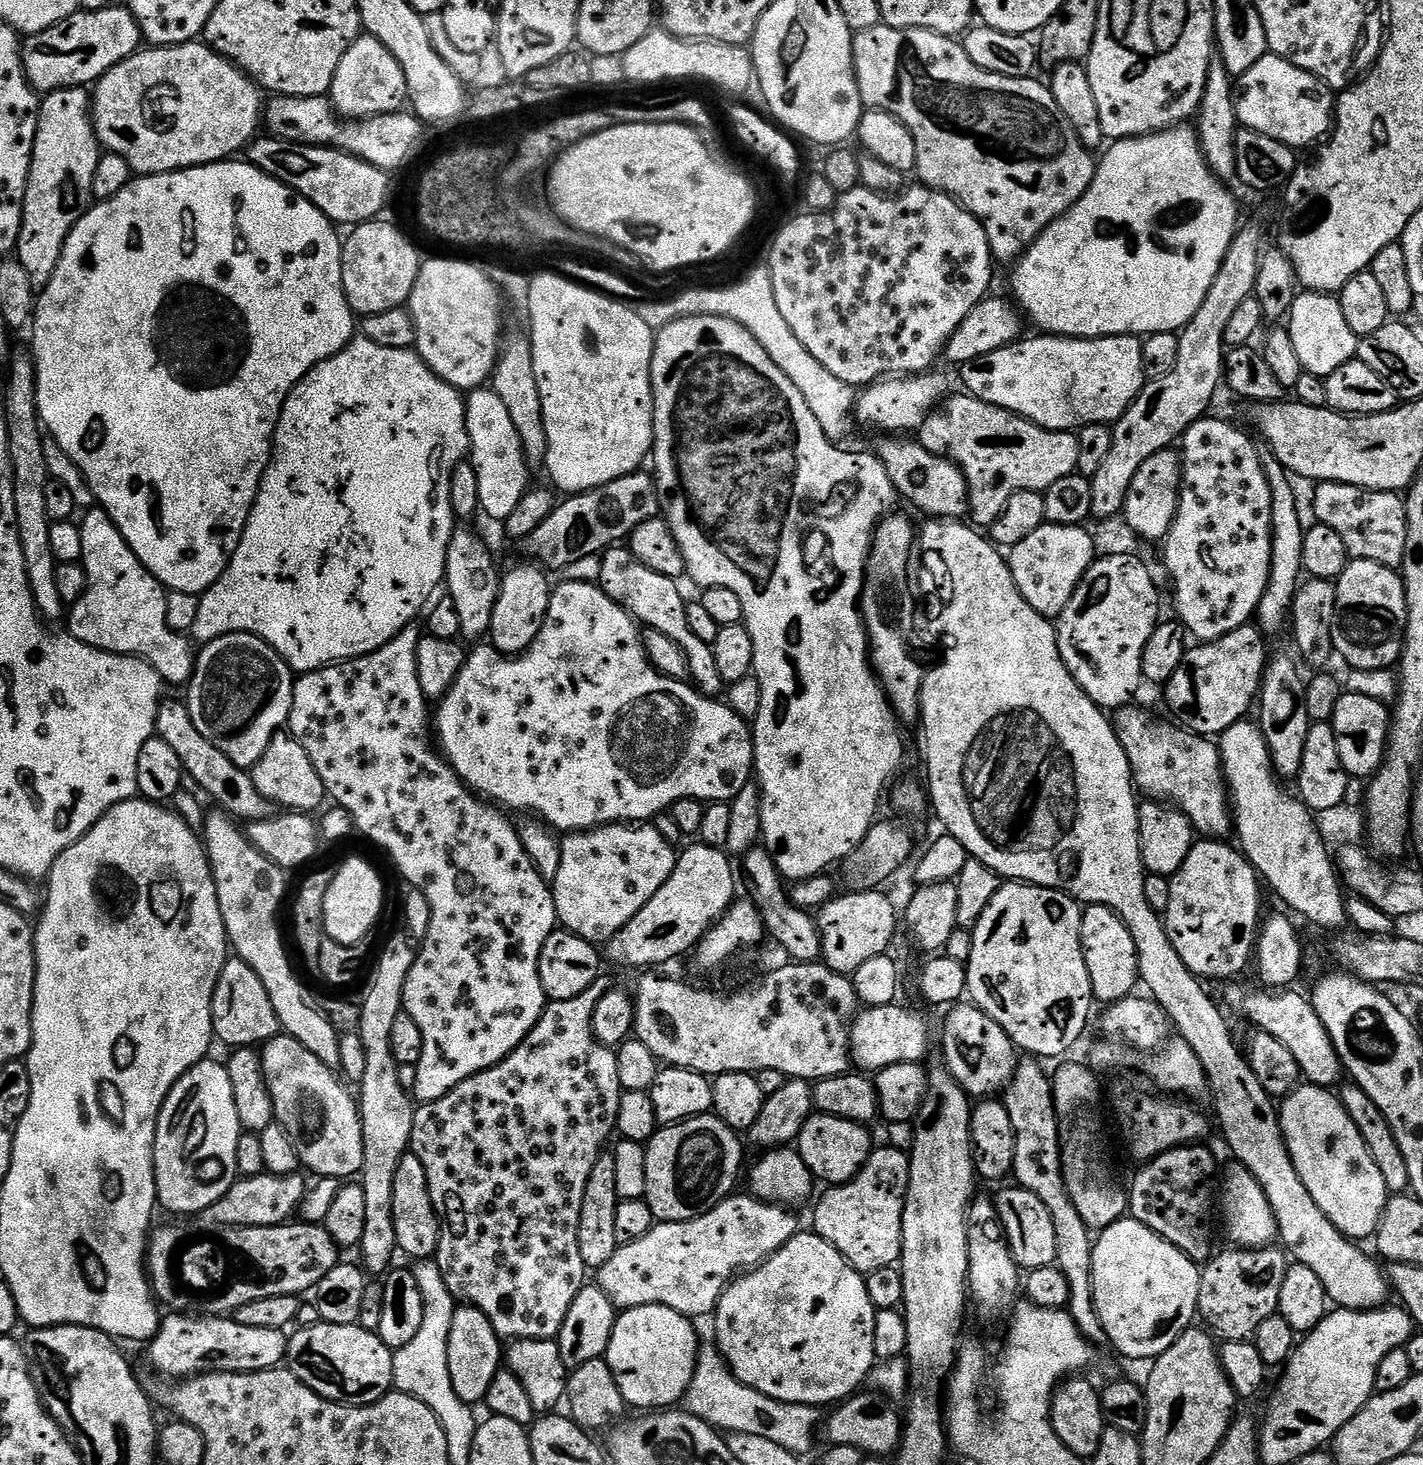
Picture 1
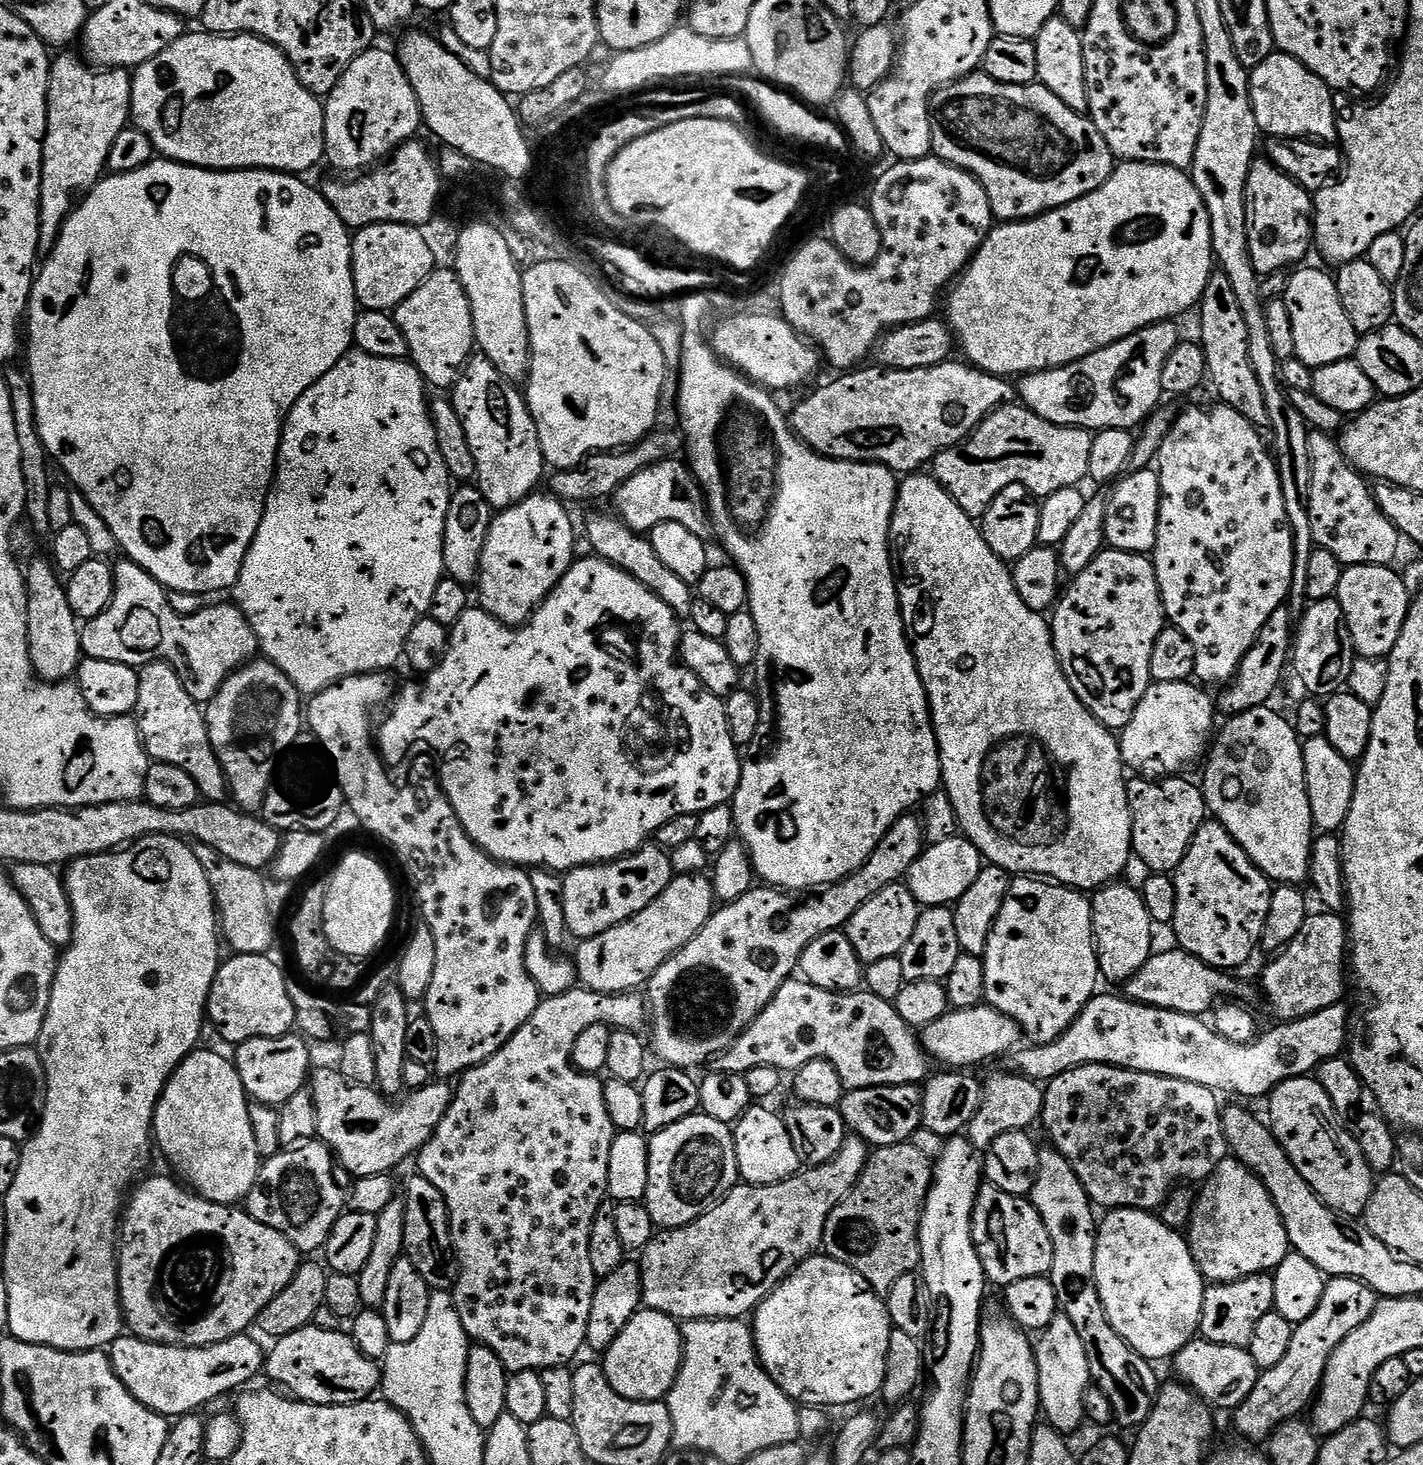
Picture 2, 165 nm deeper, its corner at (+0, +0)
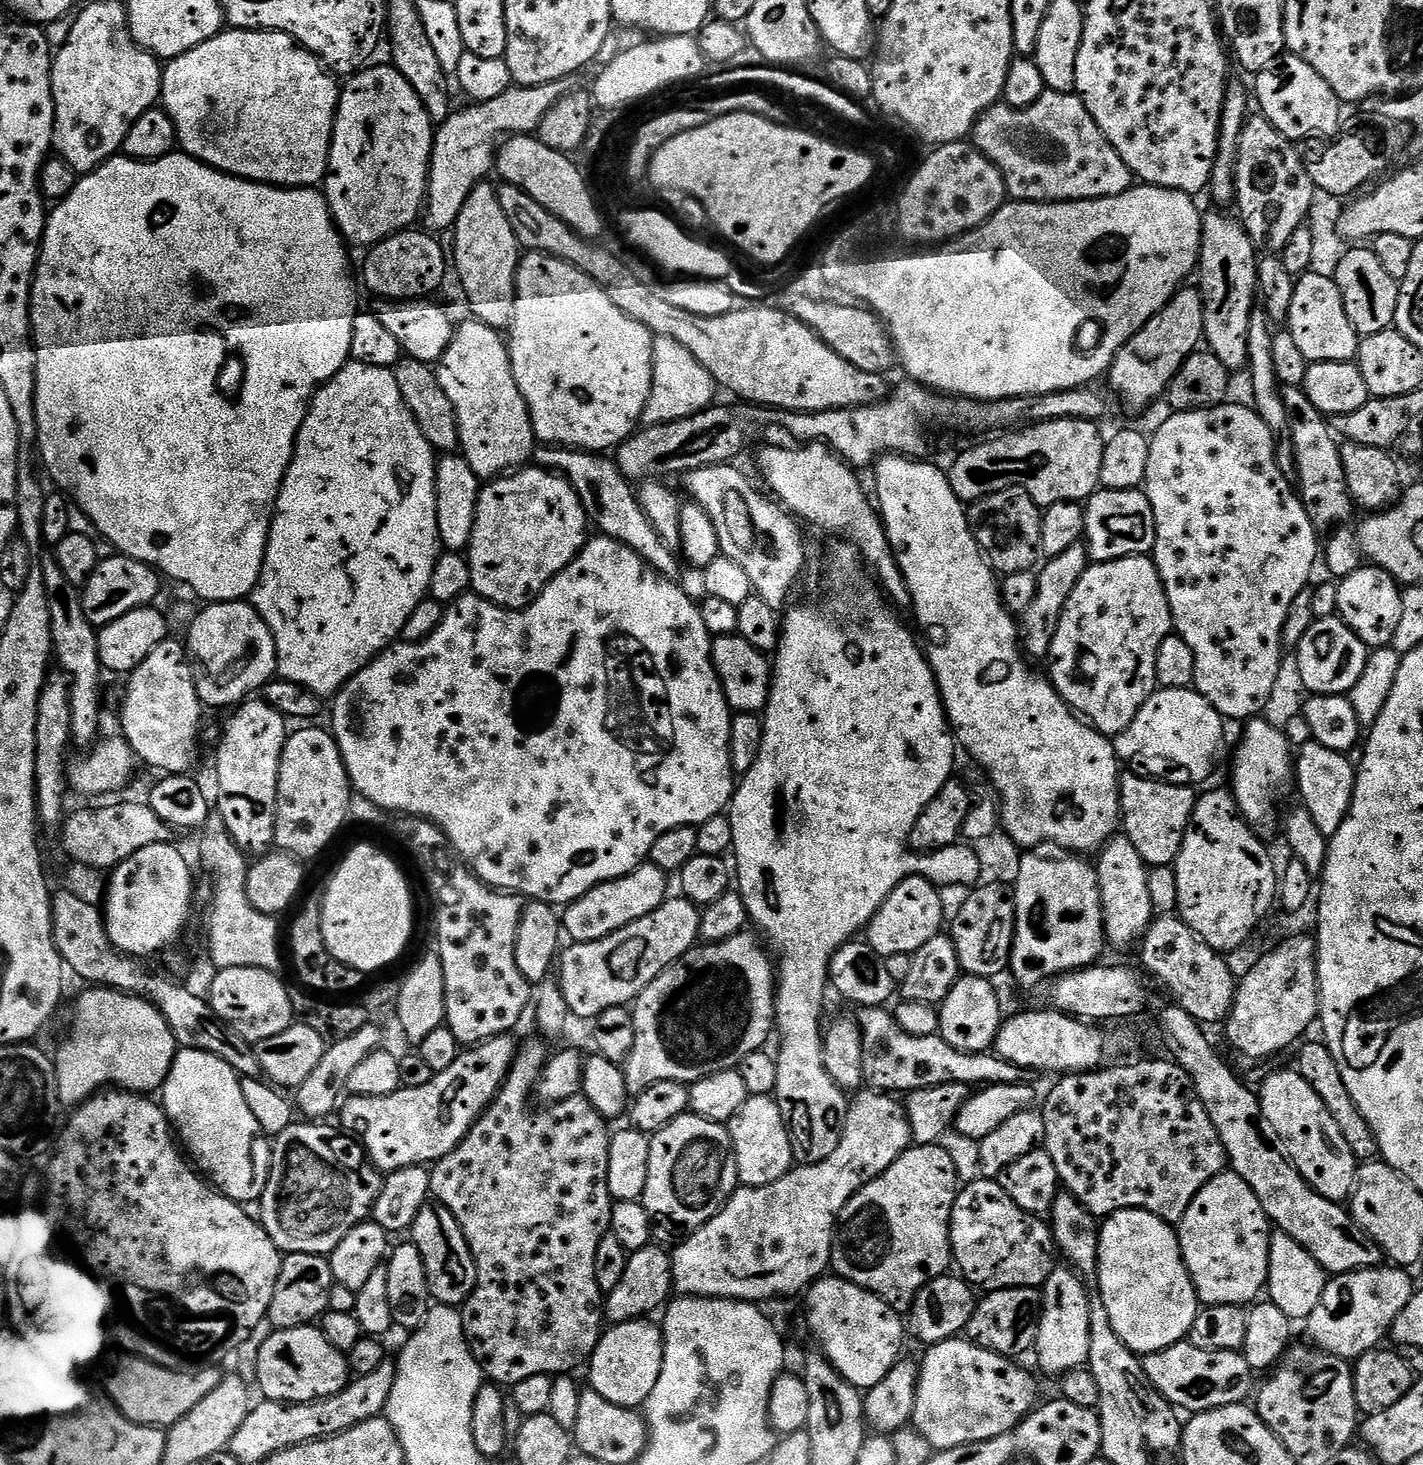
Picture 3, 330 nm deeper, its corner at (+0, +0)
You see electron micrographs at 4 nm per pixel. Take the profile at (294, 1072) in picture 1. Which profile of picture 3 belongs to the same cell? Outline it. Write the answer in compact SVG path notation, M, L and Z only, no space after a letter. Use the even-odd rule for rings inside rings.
M515 1035L495 1036L484 1044L477 1044L461 1051L460 1057L450 1066L450 1070L435 1073L432 1081L417 1089L401 1087L394 1094L386 1094L382 1098L366 1098L349 1095L338 1109L339 1127L353 1135L364 1146L372 1167L381 1174L397 1172L403 1168L428 1166L441 1160L450 1150L454 1150L466 1138L466 1134L478 1122L481 1114L488 1109L493 1098L500 1093L508 1071L516 1057L518 1040Z

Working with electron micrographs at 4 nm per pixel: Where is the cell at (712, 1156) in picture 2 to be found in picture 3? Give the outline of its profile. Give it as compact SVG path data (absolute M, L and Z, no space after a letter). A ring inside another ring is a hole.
M695 1114L674 1118L650 1139L650 1174L642 1203L657 1225L687 1234L719 1214L738 1187L738 1170L727 1127Z

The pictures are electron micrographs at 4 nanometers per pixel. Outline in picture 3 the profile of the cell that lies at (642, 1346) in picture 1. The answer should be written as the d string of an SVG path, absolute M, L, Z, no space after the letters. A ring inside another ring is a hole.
M648 1318L613 1324L601 1335L587 1365L590 1387L614 1406L639 1409L658 1383L664 1361L664 1333ZM609 1331L609 1332L608 1332ZM592 1364L592 1365L591 1365Z

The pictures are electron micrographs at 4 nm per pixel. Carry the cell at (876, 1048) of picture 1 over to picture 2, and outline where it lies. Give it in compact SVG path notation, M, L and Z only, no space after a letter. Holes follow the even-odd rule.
M984 1002L975 1007L950 1010L938 1018L938 1022L930 1022L922 1029L923 1051L948 1070L972 1070L975 1064L984 1064L995 1056L1007 1057L1021 1043L1019 1040L1022 1040L1020 1028Z

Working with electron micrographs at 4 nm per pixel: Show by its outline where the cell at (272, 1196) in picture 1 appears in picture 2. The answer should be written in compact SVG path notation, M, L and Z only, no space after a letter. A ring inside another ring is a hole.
M319 1139L299 1148L281 1150L277 1156L263 1161L260 1173L250 1190L246 1210L258 1222L278 1230L296 1247L297 1252L319 1253L330 1238L330 1230L348 1208L350 1177L339 1167L336 1157Z

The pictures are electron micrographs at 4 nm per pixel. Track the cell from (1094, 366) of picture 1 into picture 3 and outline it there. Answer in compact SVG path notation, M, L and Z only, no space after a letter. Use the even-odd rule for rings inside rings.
M1185 286L1158 315L1142 326L1142 330L1138 330L1138 334L1134 334L1134 338L1120 347L1106 373L1106 381L1126 407L1140 412L1167 393L1168 383L1178 374L1182 362L1201 347L1203 340L1204 300L1199 287Z

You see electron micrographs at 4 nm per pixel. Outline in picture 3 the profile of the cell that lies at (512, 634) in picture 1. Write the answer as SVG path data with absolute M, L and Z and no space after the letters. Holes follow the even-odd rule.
M525 466L511 474L505 474L499 478L493 478L483 485L480 489L478 506L476 507L476 517L474 518L474 530L466 549L468 565L470 566L470 578L472 579L471 591L484 600L489 600L491 604L496 604L500 608L511 608L519 610L528 608L542 594L542 590L571 560L584 548L590 536L590 521L588 515L584 513L582 502L578 494L570 486L570 482L563 476L539 466Z

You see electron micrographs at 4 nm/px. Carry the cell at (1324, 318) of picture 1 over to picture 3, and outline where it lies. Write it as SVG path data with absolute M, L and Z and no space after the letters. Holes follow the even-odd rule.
M1307 271L1296 280L1294 302L1290 302L1286 330L1294 334L1298 350L1302 350L1302 354L1309 362L1322 360L1352 362L1357 359L1361 337L1357 336L1354 326L1350 326L1350 318L1346 318L1342 294L1331 275Z

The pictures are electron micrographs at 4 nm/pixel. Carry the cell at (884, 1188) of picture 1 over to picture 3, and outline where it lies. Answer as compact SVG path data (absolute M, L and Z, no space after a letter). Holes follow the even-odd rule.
M939 1143L903 1152L878 1178L860 1187L841 1210L832 1241L835 1275L882 1298L895 1312L907 1313L918 1290L953 1267L948 1224L957 1191L954 1164Z

